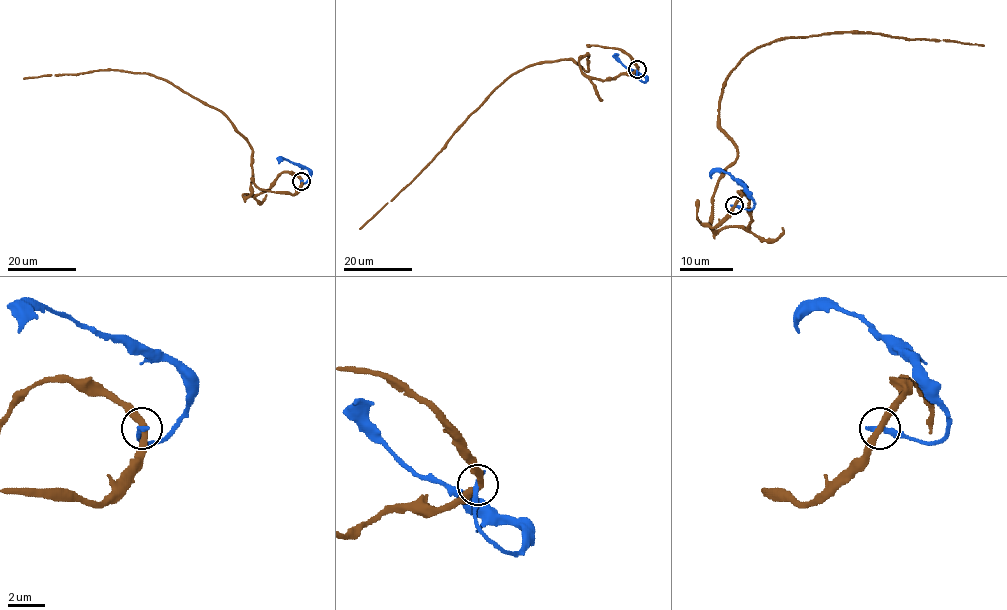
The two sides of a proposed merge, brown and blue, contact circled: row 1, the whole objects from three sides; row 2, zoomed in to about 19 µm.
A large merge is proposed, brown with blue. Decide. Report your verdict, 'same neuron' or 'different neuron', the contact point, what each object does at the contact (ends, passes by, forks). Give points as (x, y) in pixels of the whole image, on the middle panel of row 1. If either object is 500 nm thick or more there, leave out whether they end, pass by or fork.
different neuron; at (637, 69); brown passes by; blue ends there

